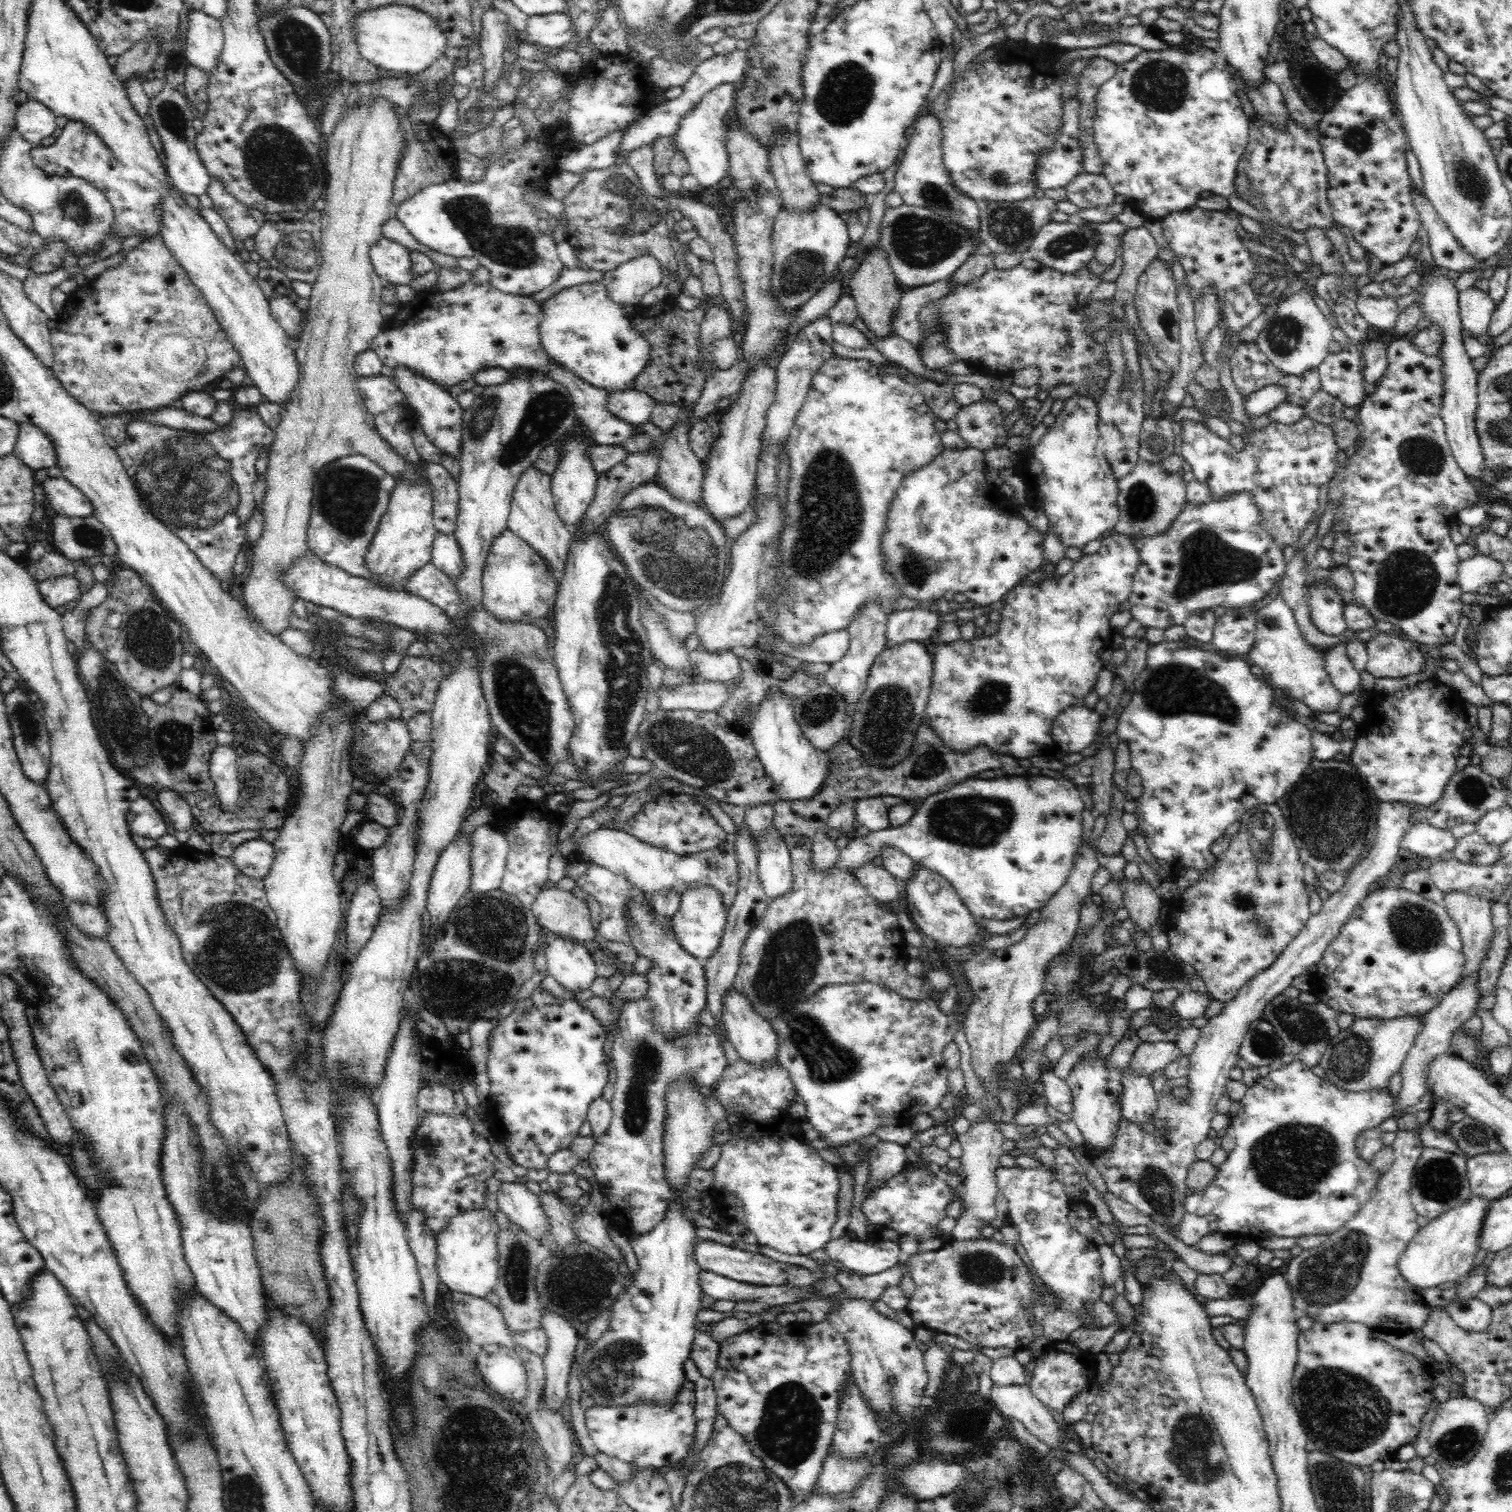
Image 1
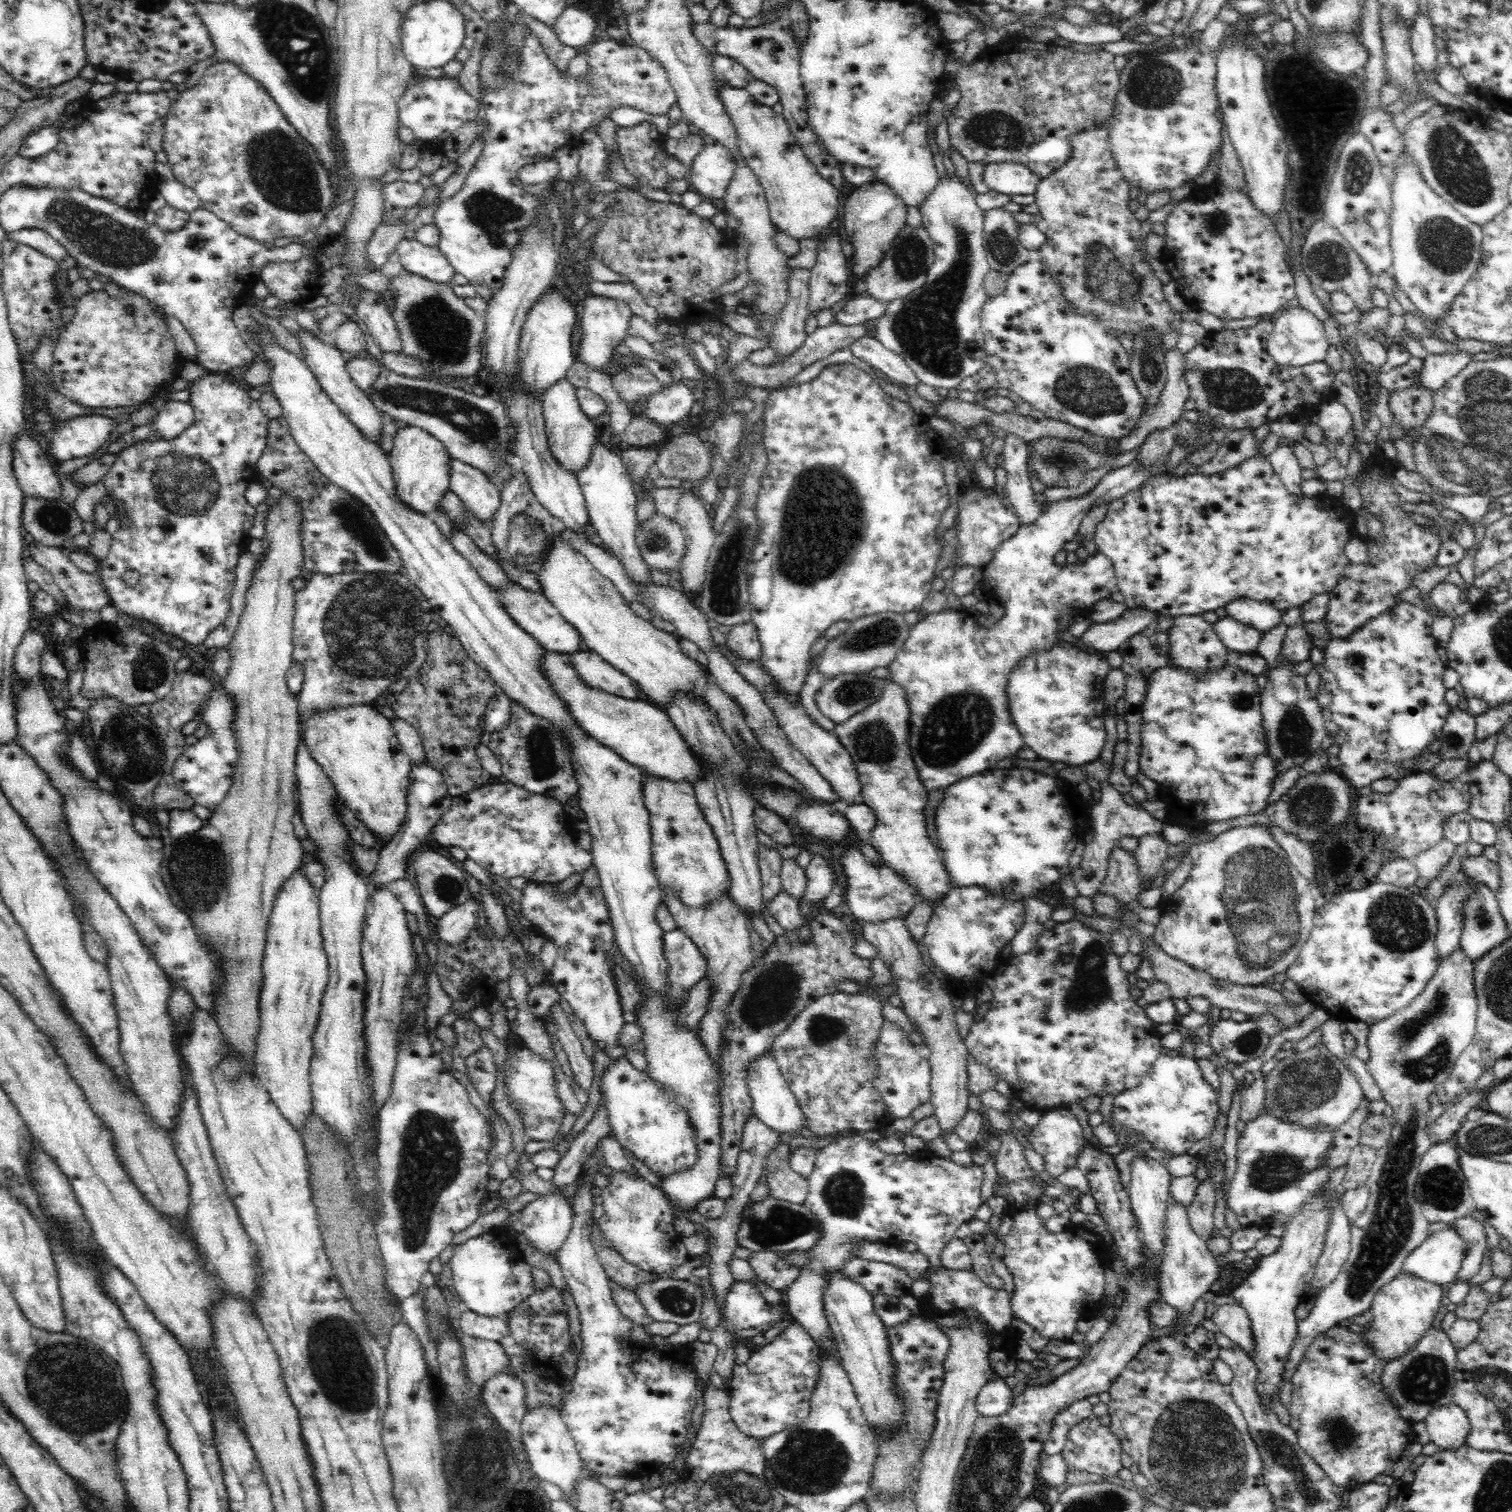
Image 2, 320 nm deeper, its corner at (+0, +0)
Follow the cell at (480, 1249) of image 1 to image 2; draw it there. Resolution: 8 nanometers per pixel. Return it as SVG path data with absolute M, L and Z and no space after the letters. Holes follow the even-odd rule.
M494 1227L480 1236L455 1245L449 1263L452 1267L449 1283L454 1286L452 1293L461 1301L463 1309L480 1316L503 1317L537 1290L531 1267L513 1250L510 1229Z

